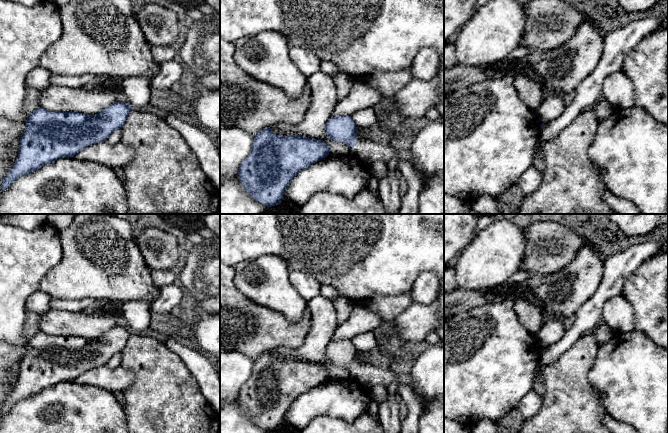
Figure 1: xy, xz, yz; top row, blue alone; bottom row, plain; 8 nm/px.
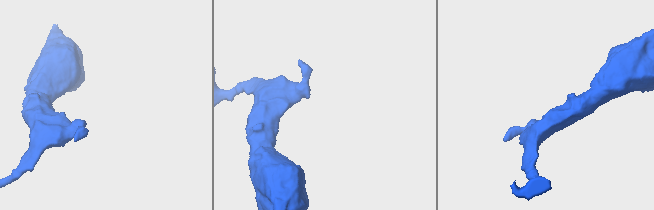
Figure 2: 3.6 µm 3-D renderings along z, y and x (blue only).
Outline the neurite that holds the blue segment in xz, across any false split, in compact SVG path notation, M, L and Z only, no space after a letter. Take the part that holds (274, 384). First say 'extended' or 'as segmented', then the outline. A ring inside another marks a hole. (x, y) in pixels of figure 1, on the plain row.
as segmented | M268 351L254 360L250 378L239 391L238 402L246 416L255 425L272 431L283 424L286 412L302 393L328 379L329 370L322 364L301 359L280 360Z

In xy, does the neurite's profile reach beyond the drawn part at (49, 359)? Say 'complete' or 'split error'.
complete

